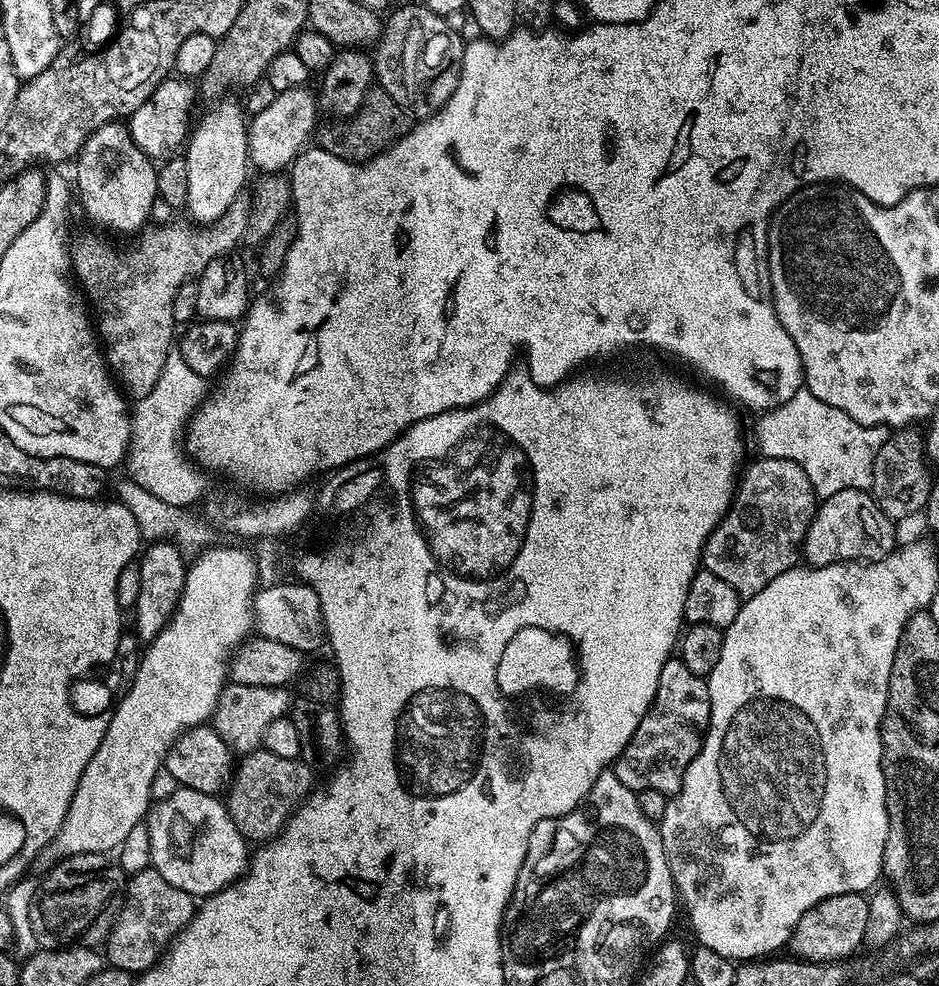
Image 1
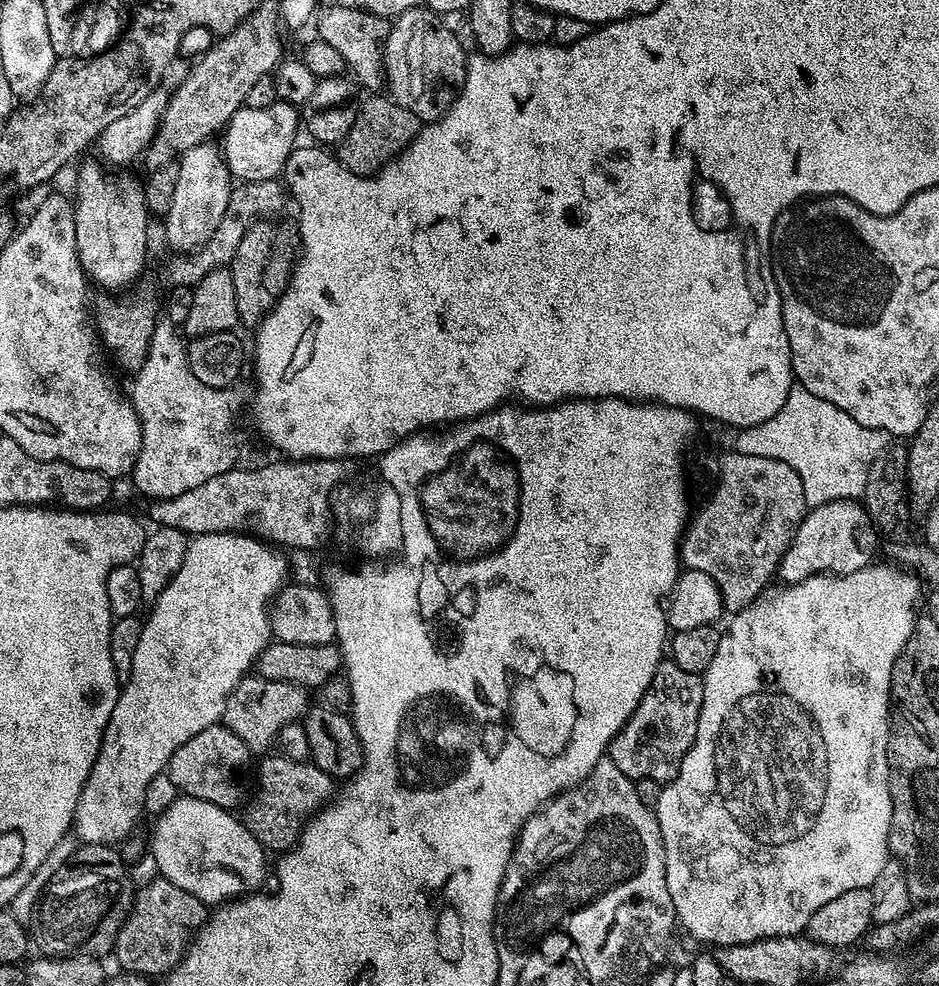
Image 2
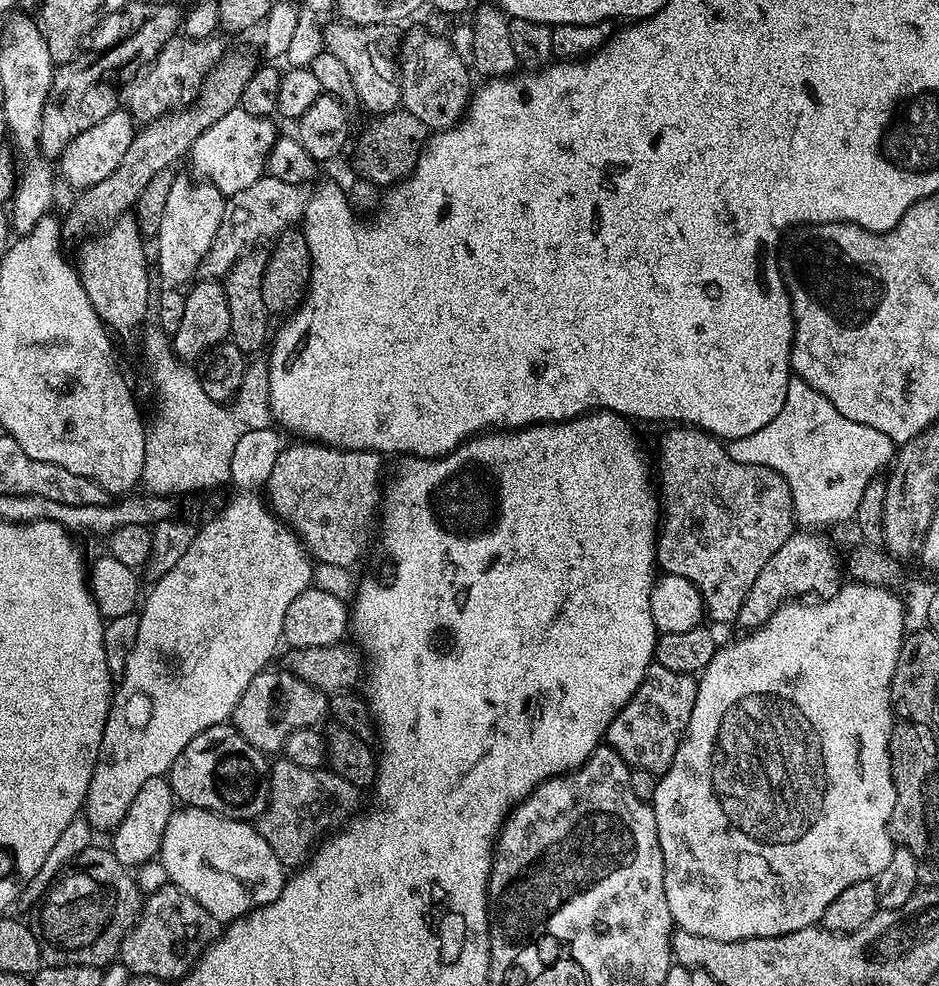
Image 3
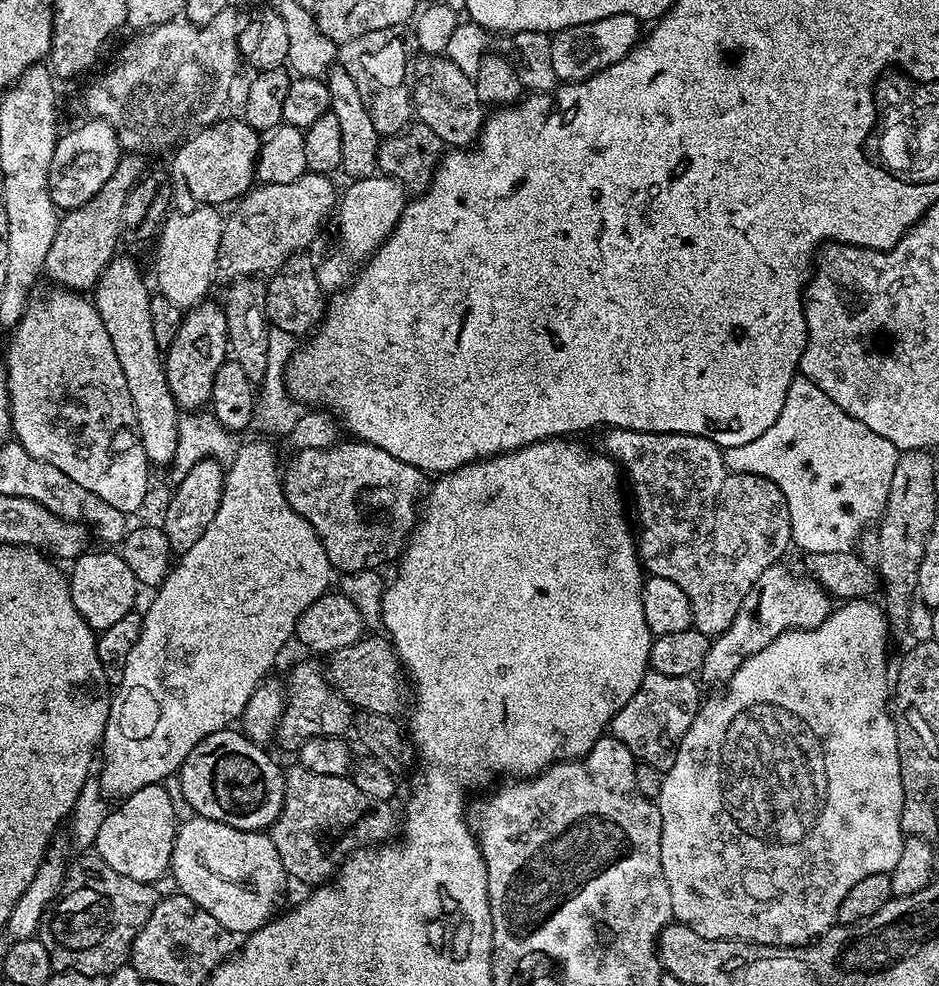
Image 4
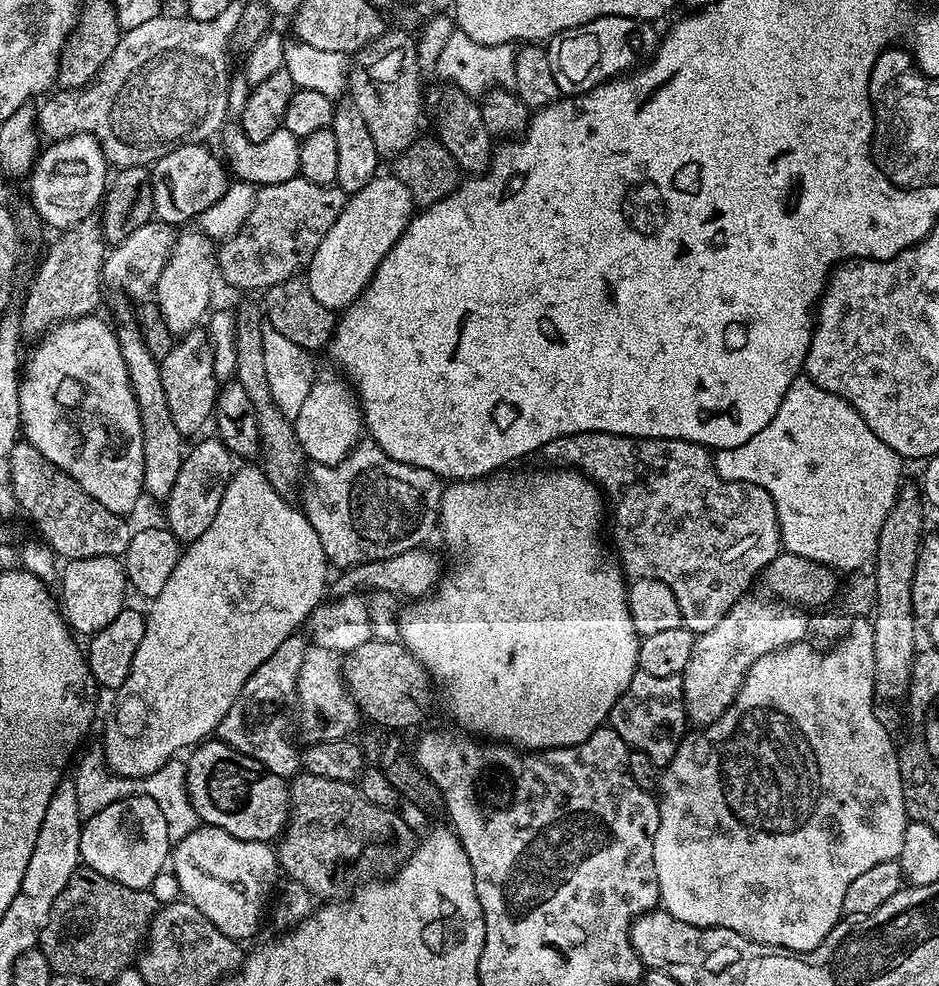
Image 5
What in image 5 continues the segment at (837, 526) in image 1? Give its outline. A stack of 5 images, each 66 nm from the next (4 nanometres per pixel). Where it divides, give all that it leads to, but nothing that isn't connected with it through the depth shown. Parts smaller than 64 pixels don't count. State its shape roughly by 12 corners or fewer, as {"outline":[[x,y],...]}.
{"outline":[[775,598],[737,602],[682,673],[693,725],[722,718],[758,658],[809,635]]}

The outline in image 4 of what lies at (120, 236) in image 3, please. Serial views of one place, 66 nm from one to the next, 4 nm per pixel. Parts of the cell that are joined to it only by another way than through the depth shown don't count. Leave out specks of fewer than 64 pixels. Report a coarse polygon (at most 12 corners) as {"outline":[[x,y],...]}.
{"outline":[[113,257],[92,301],[151,465],[171,465],[180,405],[137,264]]}

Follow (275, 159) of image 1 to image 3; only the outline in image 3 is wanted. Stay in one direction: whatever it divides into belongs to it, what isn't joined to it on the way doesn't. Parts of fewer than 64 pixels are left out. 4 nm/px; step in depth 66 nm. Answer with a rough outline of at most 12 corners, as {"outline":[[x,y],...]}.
{"outline":[[238,106],[192,147],[197,177],[225,198],[266,174],[269,117]]}

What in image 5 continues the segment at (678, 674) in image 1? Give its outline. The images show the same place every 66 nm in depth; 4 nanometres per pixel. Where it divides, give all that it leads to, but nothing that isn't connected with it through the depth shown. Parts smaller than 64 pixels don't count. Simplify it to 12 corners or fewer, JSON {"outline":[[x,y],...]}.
{"outline":[[638,670],[607,723],[659,766],[684,727],[683,679]]}

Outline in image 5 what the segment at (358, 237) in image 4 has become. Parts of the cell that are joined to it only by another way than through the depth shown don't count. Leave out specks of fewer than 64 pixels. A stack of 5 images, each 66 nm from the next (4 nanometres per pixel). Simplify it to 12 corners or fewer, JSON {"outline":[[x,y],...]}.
{"outline":[[378,174],[349,195],[306,265],[331,311],[364,292],[416,210]]}

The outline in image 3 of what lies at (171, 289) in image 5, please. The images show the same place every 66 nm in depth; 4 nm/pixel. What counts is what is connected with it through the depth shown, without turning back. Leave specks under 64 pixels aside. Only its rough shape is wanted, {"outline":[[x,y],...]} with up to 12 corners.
{"outline":[[173,179],[154,262],[168,286],[199,273],[222,226],[213,184]]}

